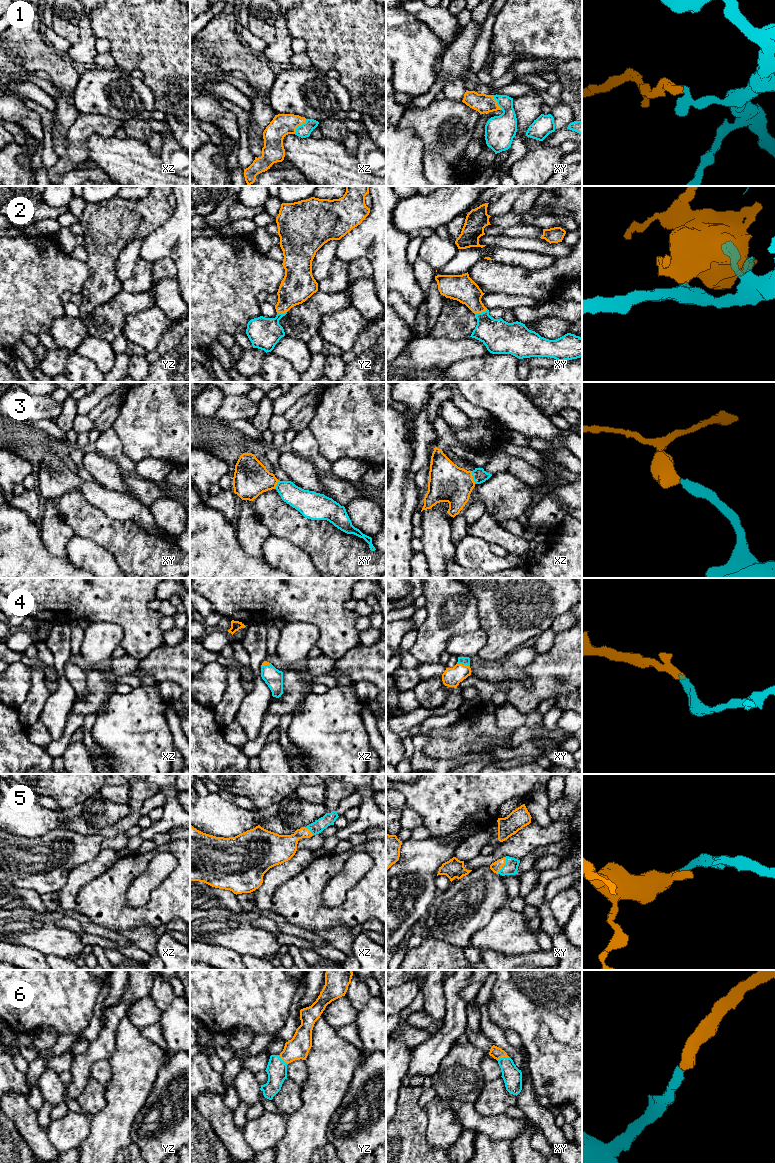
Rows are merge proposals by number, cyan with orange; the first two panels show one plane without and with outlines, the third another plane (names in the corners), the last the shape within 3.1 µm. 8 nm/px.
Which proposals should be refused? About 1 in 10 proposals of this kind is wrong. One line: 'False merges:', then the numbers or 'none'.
False merges: none

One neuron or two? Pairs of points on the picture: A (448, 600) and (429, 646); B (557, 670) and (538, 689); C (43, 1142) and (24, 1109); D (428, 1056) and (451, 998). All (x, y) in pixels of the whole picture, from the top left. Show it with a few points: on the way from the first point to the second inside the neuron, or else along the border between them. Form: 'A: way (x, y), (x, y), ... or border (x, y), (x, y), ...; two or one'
A: way (448, 611), (447, 618), (433, 635); one
B: way (552, 675), (543, 684); one
C: way (35, 1134), (28, 1127), (24, 1117); one
D: way (441, 1042), (451, 1031), (452, 1012); one

